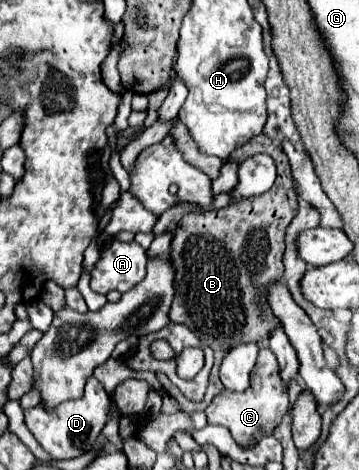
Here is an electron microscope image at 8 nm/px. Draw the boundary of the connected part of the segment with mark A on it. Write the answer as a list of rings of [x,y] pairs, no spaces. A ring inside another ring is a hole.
[[[112,241],[108,249],[102,249],[100,261],[92,269],[92,291],[128,291],[134,287],[146,271],[146,251],[136,243]]]

